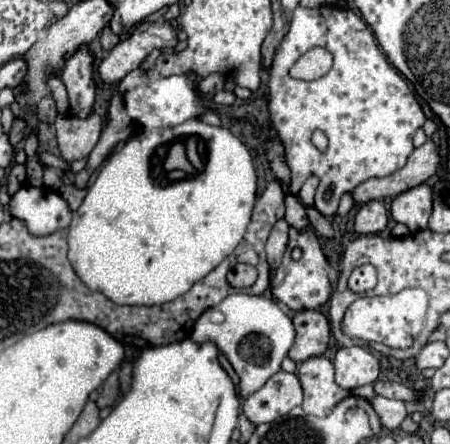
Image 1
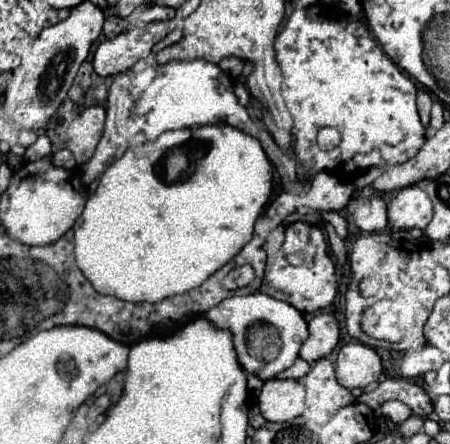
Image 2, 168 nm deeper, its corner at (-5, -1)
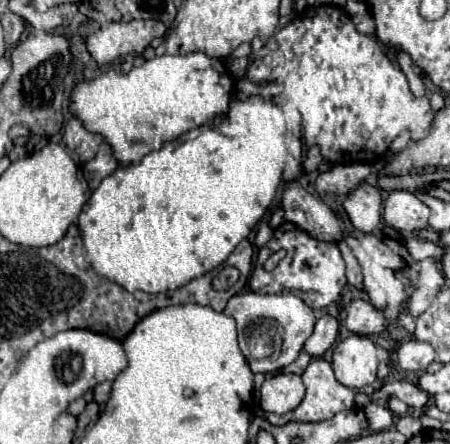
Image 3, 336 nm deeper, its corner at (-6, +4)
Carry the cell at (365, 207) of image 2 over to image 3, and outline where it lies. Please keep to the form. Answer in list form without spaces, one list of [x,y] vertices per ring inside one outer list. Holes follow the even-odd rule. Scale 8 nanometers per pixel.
[[[361,183],[343,201],[343,209],[349,215],[353,227],[363,233],[371,233],[381,221],[381,191],[369,183]]]

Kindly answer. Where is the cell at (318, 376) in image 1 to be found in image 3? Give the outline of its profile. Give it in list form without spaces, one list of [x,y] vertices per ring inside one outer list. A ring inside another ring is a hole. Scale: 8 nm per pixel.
[[[319,357],[317,359],[311,359],[311,363],[307,365],[307,369],[303,371],[301,377],[303,377],[303,385],[305,385],[307,393],[305,393],[305,397],[303,397],[303,401],[301,401],[301,405],[297,409],[285,413],[283,417],[277,417],[273,413],[265,413],[261,409],[257,411],[257,415],[263,415],[271,423],[279,425],[279,423],[287,423],[287,421],[327,421],[327,419],[335,417],[337,413],[355,407],[355,393],[353,393],[353,389],[347,389],[345,385],[341,385],[335,379],[331,363],[327,363],[325,359],[319,359]]]

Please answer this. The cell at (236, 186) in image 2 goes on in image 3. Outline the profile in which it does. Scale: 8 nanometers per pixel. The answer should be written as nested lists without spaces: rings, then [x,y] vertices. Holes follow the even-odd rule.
[[[251,95],[245,101],[231,101],[229,103],[229,111],[225,115],[225,119],[219,124],[204,124],[187,135],[197,135],[195,139],[187,139],[185,143],[181,143],[177,147],[177,141],[171,141],[167,145],[163,145],[163,149],[149,153],[141,159],[141,163],[131,165],[131,167],[119,167],[113,175],[105,177],[101,181],[101,185],[93,191],[91,199],[85,203],[81,215],[79,215],[79,229],[83,235],[83,247],[85,247],[85,259],[93,265],[93,269],[97,273],[101,273],[103,277],[119,283],[121,287],[125,287],[127,291],[147,291],[147,293],[161,293],[161,291],[169,291],[169,289],[179,289],[183,285],[187,285],[191,279],[205,275],[207,271],[211,271],[213,267],[221,265],[229,253],[243,241],[249,237],[249,233],[255,229],[267,211],[267,207],[271,205],[273,197],[276,196],[278,187],[281,185],[281,173],[283,173],[283,163],[285,163],[285,155],[287,155],[287,147],[285,147],[285,119],[283,119],[283,111],[281,107],[277,107],[269,97],[263,95]]]

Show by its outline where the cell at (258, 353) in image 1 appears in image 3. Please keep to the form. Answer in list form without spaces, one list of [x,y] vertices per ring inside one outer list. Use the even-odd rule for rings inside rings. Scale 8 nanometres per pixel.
[[[241,293],[233,295],[225,307],[225,313],[237,321],[239,333],[239,347],[249,361],[253,373],[273,373],[291,365],[307,337],[313,333],[315,327],[315,313],[307,307],[297,295],[259,295],[259,293]]]

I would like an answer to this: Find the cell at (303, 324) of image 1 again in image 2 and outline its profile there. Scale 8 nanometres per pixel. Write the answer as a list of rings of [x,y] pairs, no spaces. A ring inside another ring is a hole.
[[[318,312],[308,322],[308,338],[302,342],[300,358],[304,362],[314,362],[318,358],[328,356],[340,340],[340,328],[332,314]]]

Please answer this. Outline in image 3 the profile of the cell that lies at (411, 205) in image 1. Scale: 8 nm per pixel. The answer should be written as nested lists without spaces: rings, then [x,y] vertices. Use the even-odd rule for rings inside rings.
[[[395,191],[389,193],[389,197],[385,199],[383,219],[393,229],[413,233],[427,227],[429,209],[413,193]]]

